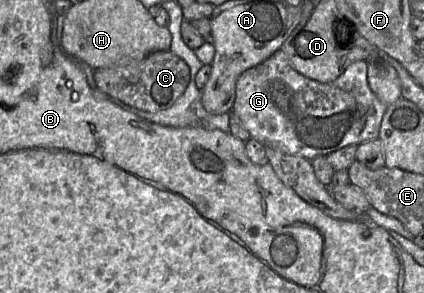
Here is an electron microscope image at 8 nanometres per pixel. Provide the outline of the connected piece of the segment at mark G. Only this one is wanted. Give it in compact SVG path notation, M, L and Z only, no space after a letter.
M279 49L264 62L246 70L239 76L236 82L236 96L231 109L231 113L233 113L240 120L244 128L250 133L250 136L258 142L262 143L264 146L277 147L285 153L301 156L308 159L309 161L313 160L317 156L327 156L328 154L345 146L352 144L359 145L366 141L378 139L379 137L382 118L388 106L382 103L370 89L367 80L367 68L367 61L355 61L348 65L343 73L333 82L320 83L298 73L290 64L286 54L281 49Z

